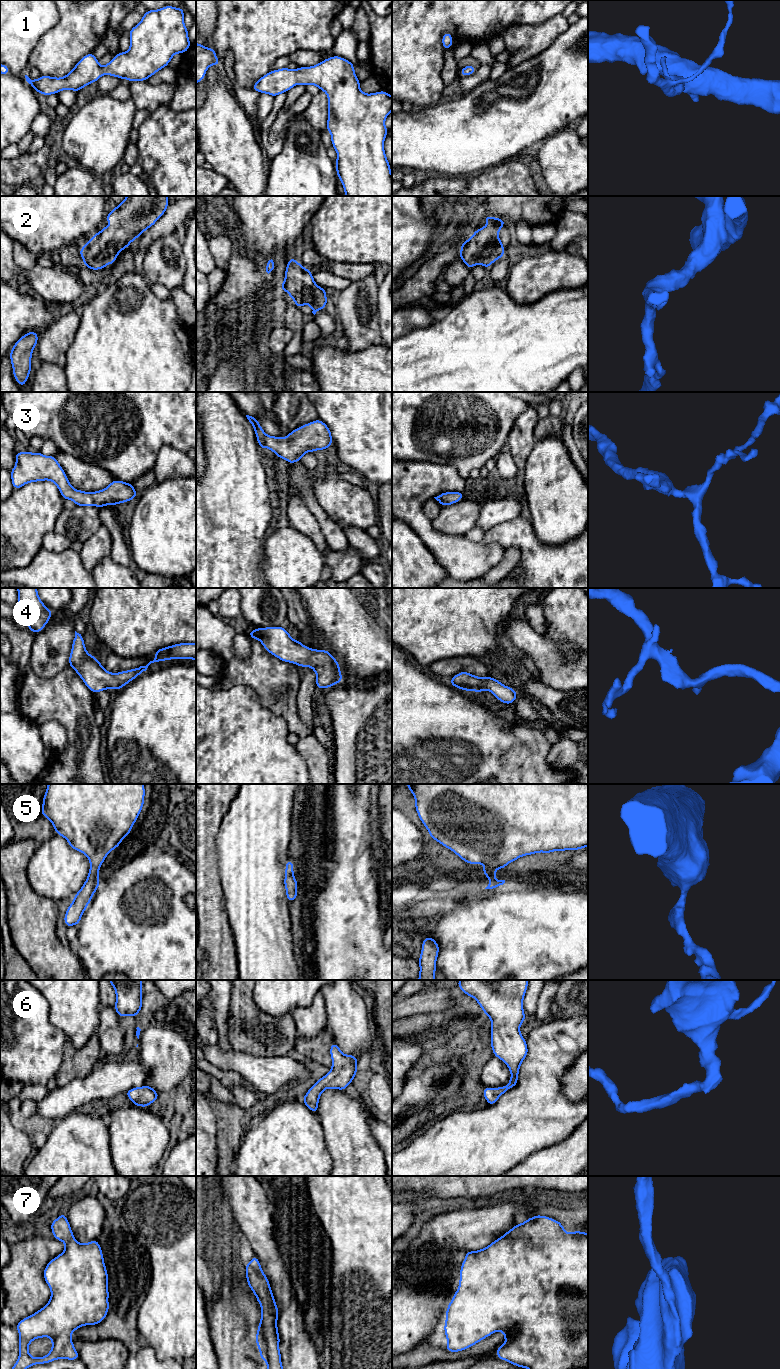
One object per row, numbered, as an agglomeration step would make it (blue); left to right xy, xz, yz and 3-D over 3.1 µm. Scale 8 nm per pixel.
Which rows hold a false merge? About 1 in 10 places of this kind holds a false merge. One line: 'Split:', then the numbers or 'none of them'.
Split: none of them

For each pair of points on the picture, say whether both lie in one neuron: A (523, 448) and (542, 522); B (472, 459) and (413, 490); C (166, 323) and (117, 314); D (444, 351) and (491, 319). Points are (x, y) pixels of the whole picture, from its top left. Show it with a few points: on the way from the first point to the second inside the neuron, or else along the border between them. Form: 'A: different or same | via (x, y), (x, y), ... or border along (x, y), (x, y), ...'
A: different | border along (536, 441), (528, 456), (526, 466), (520, 473)
B: different | border along (432, 462), (452, 465), (466, 479)
C: same | via (154, 323), (129, 323)
D: same | via (456, 351), (459, 351), (479, 331)

